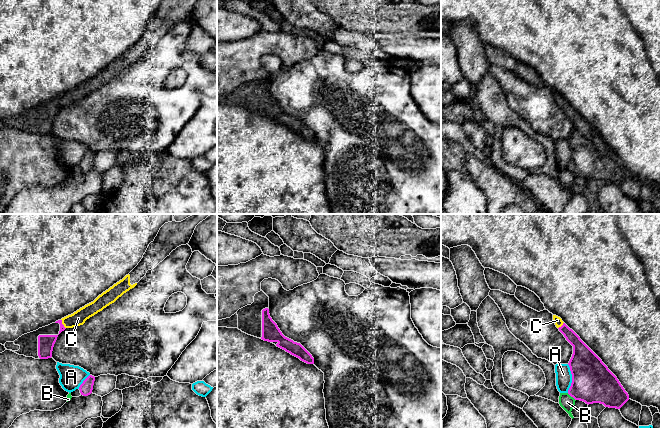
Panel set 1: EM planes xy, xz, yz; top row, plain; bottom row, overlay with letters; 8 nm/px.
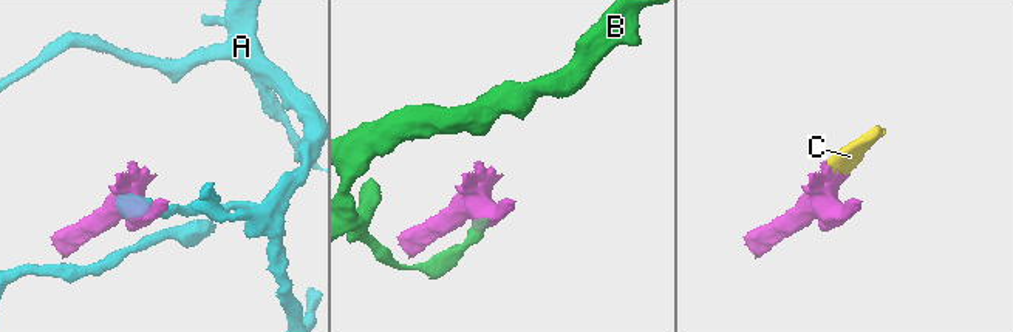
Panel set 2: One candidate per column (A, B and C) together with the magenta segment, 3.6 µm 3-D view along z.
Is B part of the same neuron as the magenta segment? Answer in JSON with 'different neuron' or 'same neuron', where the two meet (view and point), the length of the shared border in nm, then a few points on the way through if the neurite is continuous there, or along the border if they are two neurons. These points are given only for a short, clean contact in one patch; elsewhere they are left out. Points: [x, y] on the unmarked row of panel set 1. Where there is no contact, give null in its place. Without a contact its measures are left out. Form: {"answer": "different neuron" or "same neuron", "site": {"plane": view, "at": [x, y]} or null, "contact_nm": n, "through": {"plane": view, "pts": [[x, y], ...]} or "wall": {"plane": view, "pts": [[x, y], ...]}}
{"answer": "different neuron", "site": {"plane": "yz", "at": [571, 172]}, "contact_nm": 90, "wall": {"plane": "yz", "pts": [[567, 169], [575, 176]]}}

